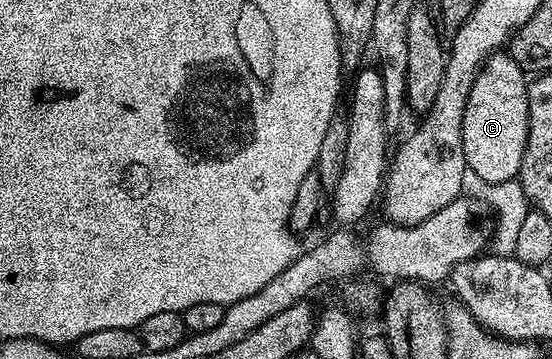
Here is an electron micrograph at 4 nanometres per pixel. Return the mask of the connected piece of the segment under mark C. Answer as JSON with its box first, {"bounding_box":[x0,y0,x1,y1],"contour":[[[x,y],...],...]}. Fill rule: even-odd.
{"bounding_box":[462,53,528,183],"contour":[[[508,53],[486,58],[478,70],[464,109],[462,140],[466,166],[486,183],[508,182],[517,176],[528,137],[528,76]]]}

